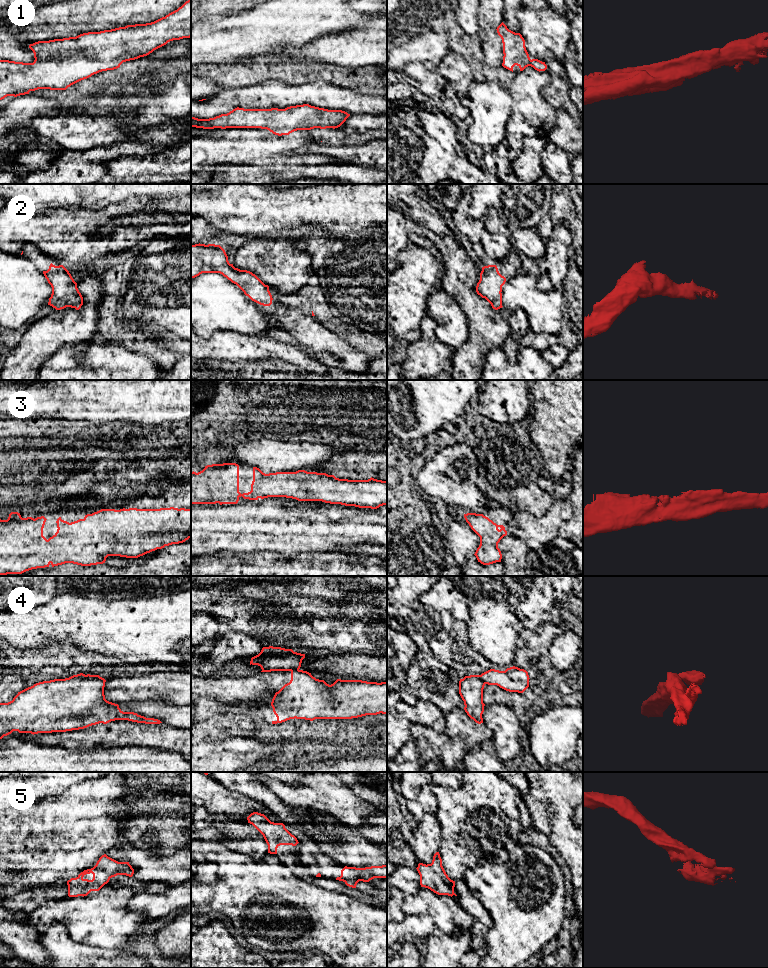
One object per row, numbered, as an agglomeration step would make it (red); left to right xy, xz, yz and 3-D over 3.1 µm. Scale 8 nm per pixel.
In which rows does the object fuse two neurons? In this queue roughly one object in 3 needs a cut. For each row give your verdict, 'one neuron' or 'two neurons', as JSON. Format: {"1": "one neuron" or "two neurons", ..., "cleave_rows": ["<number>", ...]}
{"1": "one neuron", "2": "one neuron", "3": "one neuron", "4": "two neurons", "5": "one neuron", "cleave_rows": ["4"]}

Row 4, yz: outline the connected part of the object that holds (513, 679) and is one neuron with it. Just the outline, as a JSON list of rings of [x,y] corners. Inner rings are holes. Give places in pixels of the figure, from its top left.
[[[515,666],[505,671],[490,669],[479,676],[485,684],[497,685],[509,692],[523,693],[529,687],[528,672]]]

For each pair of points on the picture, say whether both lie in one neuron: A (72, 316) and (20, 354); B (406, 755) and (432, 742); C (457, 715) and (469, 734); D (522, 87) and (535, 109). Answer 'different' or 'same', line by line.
A: same
B: different
C: same
D: same

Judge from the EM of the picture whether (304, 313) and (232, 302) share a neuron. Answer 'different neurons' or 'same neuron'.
different neurons

